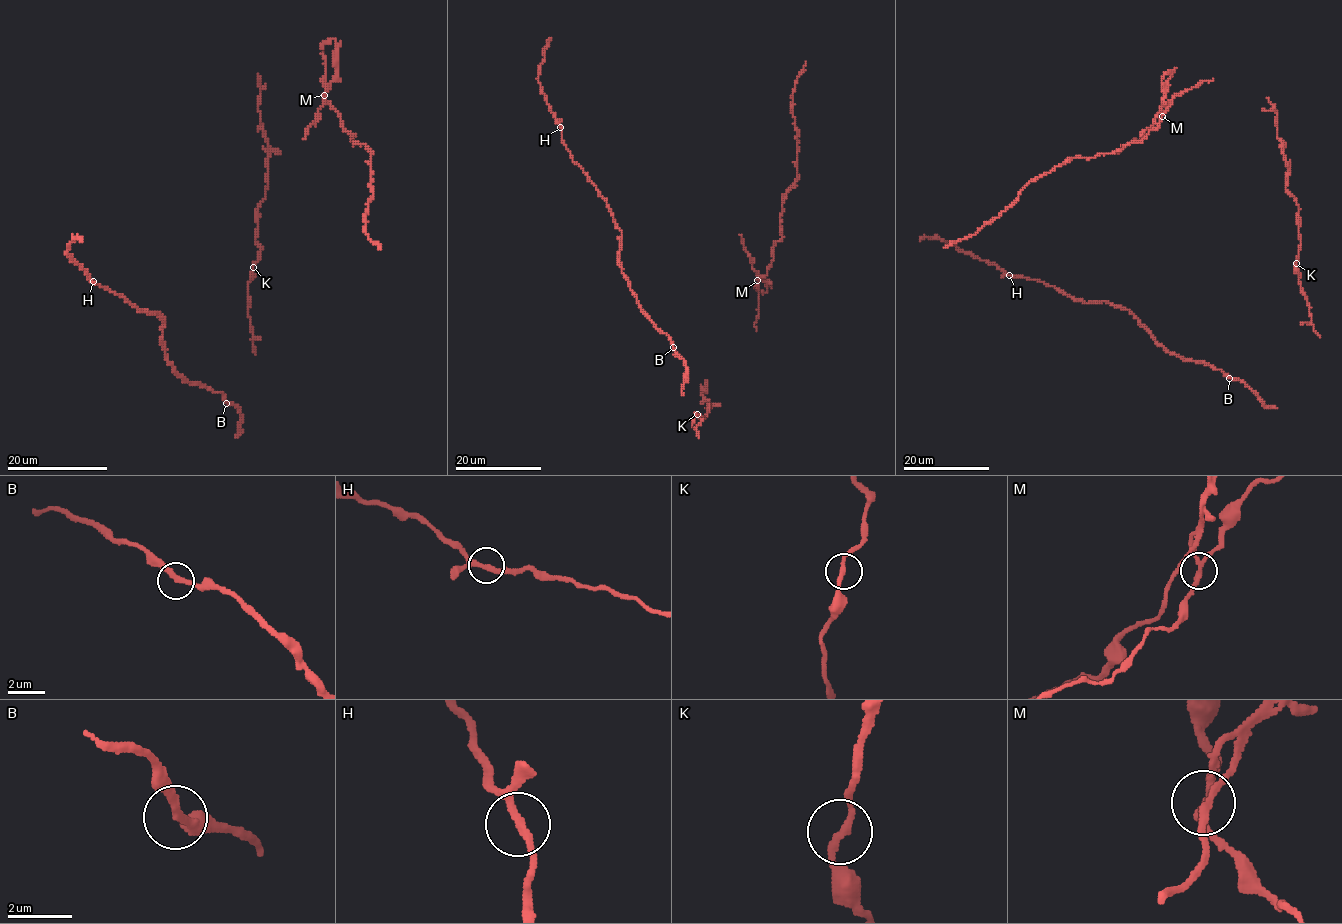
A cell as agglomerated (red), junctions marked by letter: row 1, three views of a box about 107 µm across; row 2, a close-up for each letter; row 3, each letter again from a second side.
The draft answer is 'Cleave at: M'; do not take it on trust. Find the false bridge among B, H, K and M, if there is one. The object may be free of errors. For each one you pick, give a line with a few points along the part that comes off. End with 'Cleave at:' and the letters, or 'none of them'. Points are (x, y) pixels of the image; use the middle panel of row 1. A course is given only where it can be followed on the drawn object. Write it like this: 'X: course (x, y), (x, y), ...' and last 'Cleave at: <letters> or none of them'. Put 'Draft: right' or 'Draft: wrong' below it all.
M: course (757, 280), (759, 277), (741, 235)
Cleave at: M
Draft: right

